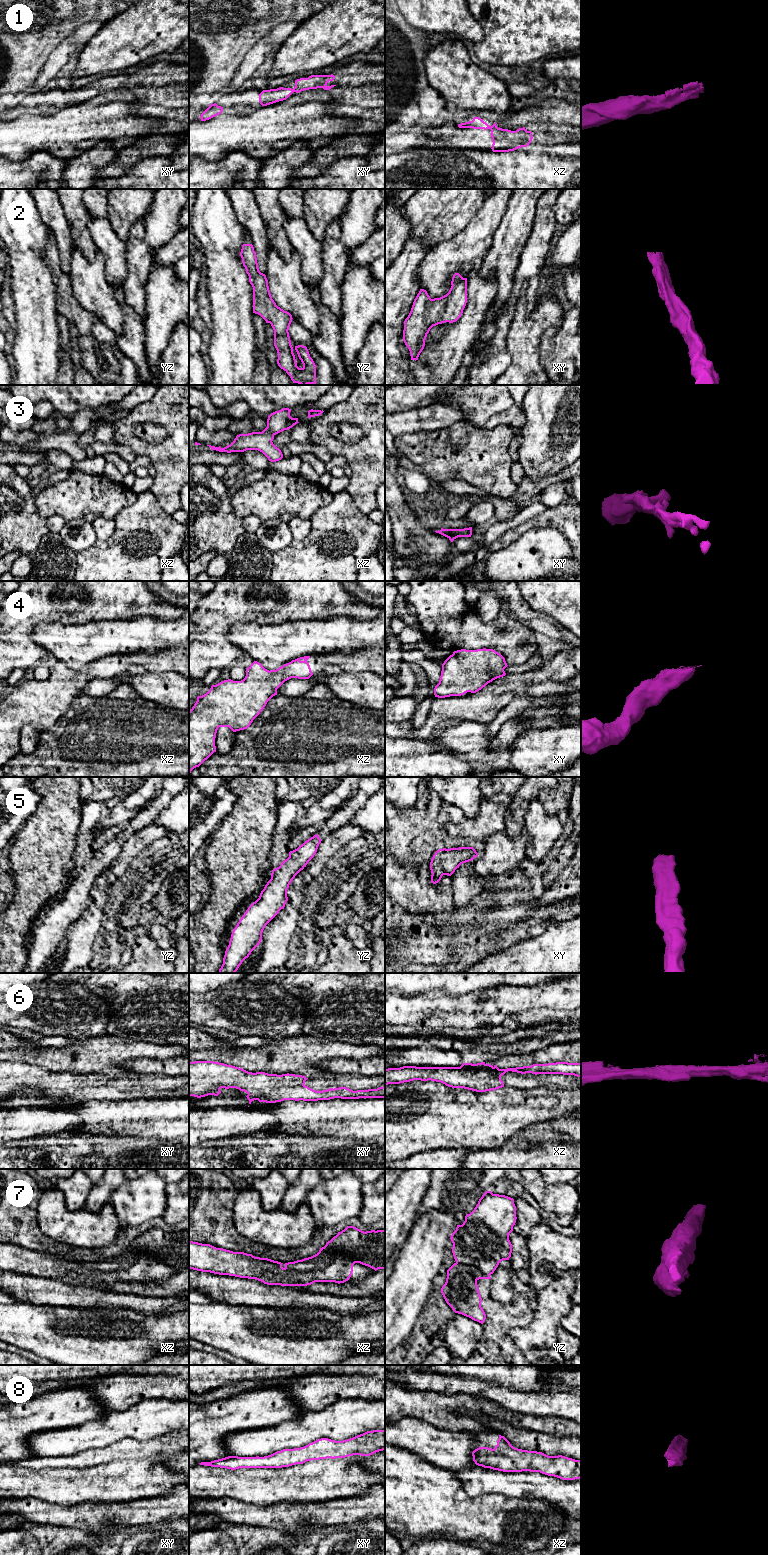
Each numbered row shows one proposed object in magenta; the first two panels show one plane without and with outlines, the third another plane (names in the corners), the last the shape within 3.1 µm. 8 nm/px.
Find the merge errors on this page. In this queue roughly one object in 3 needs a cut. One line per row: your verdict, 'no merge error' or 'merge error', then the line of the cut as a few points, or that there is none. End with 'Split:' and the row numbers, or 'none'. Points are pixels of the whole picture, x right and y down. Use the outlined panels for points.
1: no merge error | no cut
2: no merge error | no cut
3: no merge error | no cut
4: no merge error | no cut
5: no merge error | no cut
6: no merge error | no cut
7: merge error | xz (358, 1262), (336, 1254), (309, 1270), (285, 1268)
8: no merge error | no cut
Split: 7

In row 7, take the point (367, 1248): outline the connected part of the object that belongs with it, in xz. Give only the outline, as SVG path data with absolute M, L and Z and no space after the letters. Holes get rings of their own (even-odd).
M347 1226L311 1257L285 1263L290 1271L305 1272L328 1265L336 1254L347 1254L374 1270L385 1269L385 1230L362 1231Z

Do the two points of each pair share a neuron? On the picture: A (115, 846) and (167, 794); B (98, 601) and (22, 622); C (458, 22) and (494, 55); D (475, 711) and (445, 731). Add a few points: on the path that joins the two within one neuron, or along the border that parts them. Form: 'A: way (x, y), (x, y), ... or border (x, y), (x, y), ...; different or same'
A: way (127, 833), (154, 807); same
B: way (79, 605), (52, 605), (41, 616); same
C: border (474, 19), (483, 30), (483, 38), (476, 44); different
D: border (483, 722), (449, 720), (443, 721), (437, 727); different

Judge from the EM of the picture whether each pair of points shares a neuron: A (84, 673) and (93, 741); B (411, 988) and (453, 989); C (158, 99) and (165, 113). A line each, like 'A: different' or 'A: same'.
A: different
B: same
C: different

